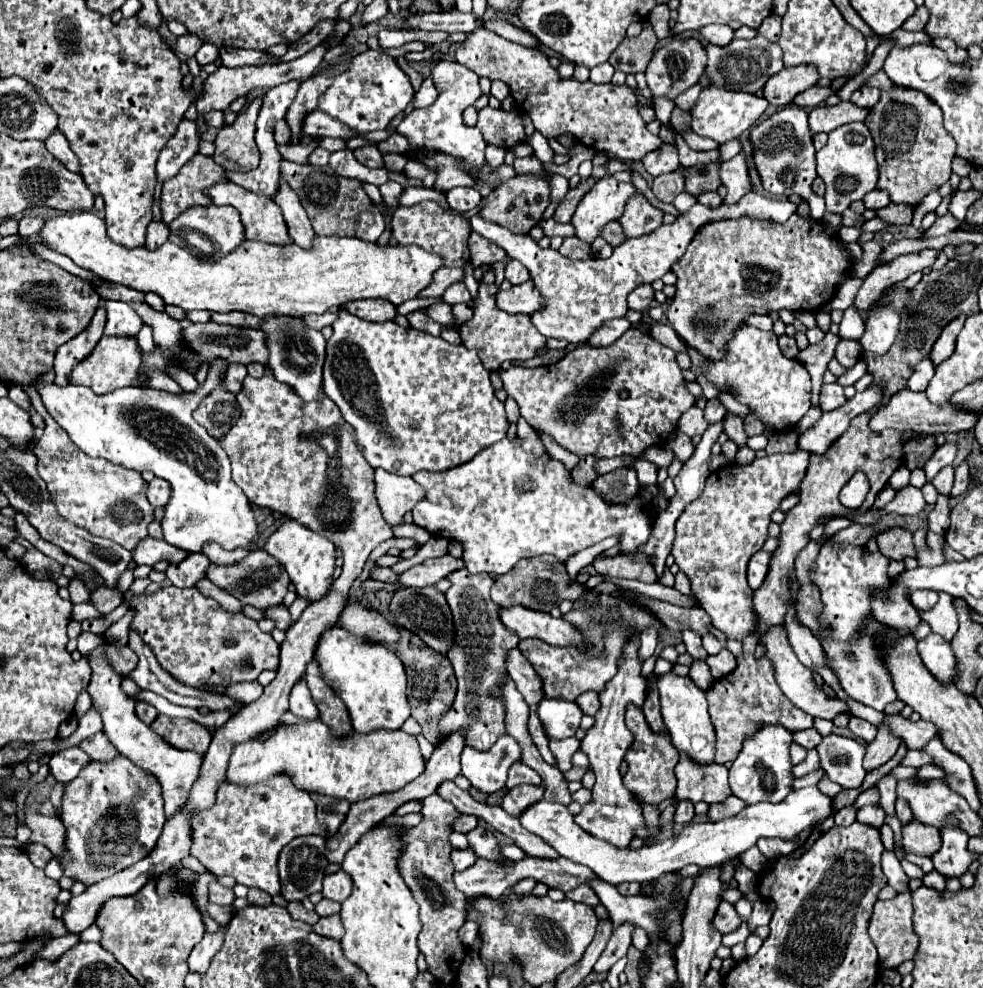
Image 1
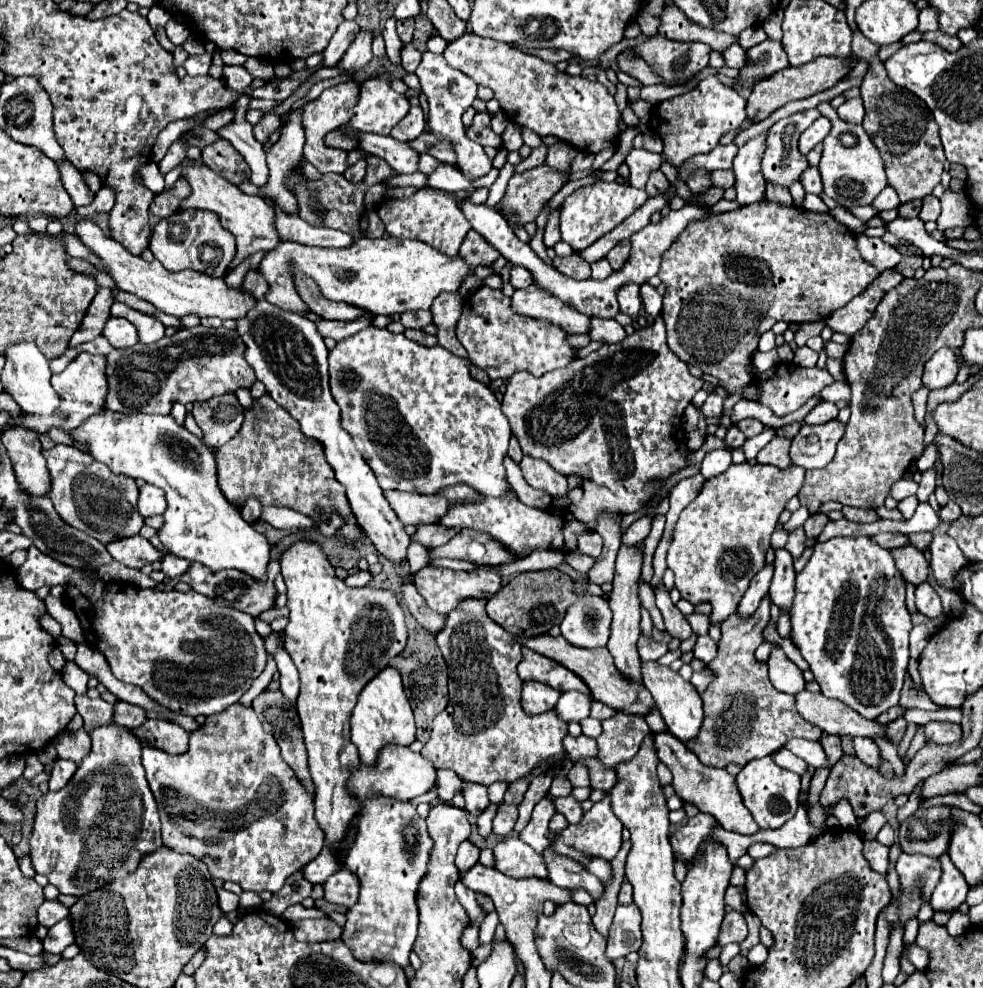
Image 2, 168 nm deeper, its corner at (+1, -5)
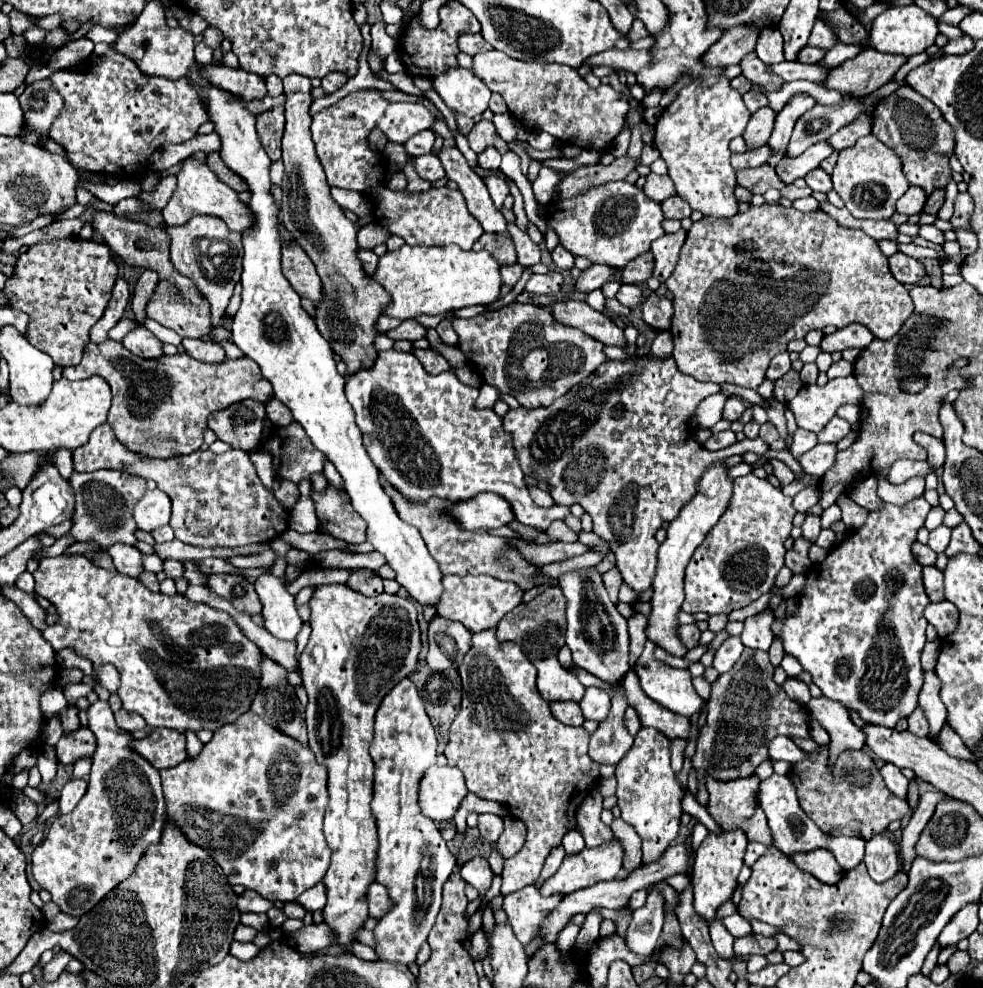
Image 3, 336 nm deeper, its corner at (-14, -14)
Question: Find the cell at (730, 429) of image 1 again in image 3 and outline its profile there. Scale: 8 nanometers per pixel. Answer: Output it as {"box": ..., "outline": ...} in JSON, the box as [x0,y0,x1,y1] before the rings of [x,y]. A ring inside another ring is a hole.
{"box":[665,205,913,389],"outline":[[[761,205],[761,207],[751,207],[747,213],[737,213],[729,219],[715,219],[715,217],[703,217],[701,221],[695,221],[687,233],[687,241],[681,249],[679,261],[675,265],[673,275],[665,281],[667,289],[675,295],[673,299],[673,319],[671,319],[671,335],[673,335],[673,357],[677,361],[677,367],[701,381],[711,381],[711,383],[739,383],[741,387],[755,389],[765,381],[767,367],[771,359],[787,349],[787,343],[791,339],[803,339],[807,331],[811,329],[823,329],[823,327],[847,327],[849,323],[861,323],[867,329],[875,333],[879,339],[891,339],[905,319],[913,313],[913,301],[909,297],[909,291],[905,289],[903,283],[899,283],[887,265],[887,257],[881,253],[879,245],[875,239],[865,235],[859,229],[849,229],[839,225],[835,219],[831,219],[827,213],[817,211],[817,213],[801,213],[795,207],[781,207],[781,205]]]}

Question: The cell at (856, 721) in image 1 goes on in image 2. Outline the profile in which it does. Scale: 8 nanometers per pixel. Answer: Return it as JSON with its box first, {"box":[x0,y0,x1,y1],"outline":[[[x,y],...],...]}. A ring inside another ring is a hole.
{"box":[854,738,882,768],"outline":[[[854,738],[854,748],[856,748],[856,756],[862,762],[866,762],[870,768],[880,768],[882,756],[876,742],[872,742],[870,738]]]}

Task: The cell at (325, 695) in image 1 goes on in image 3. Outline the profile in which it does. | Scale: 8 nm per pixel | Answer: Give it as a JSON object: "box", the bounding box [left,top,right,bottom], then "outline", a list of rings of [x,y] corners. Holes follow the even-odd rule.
{"box":[299,583,421,943],"outline":[[[341,583],[317,585],[309,601],[311,609],[311,637],[305,651],[299,655],[303,685],[309,695],[307,703],[307,729],[309,747],[315,753],[319,765],[327,767],[329,775],[329,805],[325,811],[323,833],[327,845],[331,847],[331,867],[323,879],[327,887],[327,905],[323,907],[325,923],[335,929],[337,943],[355,941],[357,929],[363,927],[367,919],[365,893],[369,883],[375,879],[375,857],[377,857],[377,829],[371,815],[373,799],[373,759],[369,755],[369,745],[373,741],[373,717],[381,699],[405,679],[417,665],[421,651],[421,631],[417,623],[417,609],[409,599],[399,595],[381,593],[377,597],[367,597]]]}

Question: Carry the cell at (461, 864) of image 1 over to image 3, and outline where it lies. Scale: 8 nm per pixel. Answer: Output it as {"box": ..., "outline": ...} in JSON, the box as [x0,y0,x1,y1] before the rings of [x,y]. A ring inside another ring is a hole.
{"box":[503,885,563,947],"outline":[[[527,885],[521,891],[503,897],[503,911],[509,917],[515,937],[527,947],[539,937],[539,927],[547,915],[561,903],[563,895],[541,895],[535,885]]]}

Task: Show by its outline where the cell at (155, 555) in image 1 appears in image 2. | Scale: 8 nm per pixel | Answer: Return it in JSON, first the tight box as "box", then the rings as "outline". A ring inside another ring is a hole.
{"box":[106,536,162,568],"outline":[[[130,536],[130,538],[120,538],[110,544],[106,544],[108,552],[112,554],[114,560],[128,568],[142,568],[146,564],[152,564],[154,560],[162,560],[162,554],[142,536]]]}

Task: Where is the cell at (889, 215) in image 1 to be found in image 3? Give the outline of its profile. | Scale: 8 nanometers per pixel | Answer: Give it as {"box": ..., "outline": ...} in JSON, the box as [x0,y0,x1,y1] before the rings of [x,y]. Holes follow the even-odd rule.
{"box":[923,191,945,215],"outline":[[[935,191],[935,193],[927,199],[923,211],[925,211],[925,213],[931,213],[931,215],[937,215],[939,209],[941,209],[941,205],[943,205],[943,201],[945,201],[945,191]]]}

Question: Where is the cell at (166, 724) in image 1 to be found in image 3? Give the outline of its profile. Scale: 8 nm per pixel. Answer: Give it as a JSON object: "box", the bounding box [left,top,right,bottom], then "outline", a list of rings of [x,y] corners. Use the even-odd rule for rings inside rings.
{"box":[133,729,189,769],"outline":[[[155,729],[145,739],[133,743],[133,749],[157,769],[175,767],[189,757],[185,733],[171,729]]]}

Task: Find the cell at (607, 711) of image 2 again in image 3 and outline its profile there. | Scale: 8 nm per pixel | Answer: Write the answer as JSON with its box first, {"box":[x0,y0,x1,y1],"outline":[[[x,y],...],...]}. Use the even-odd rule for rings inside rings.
{"box":[625,707,641,735],"outline":[[[627,707],[627,711],[625,711],[625,727],[627,727],[627,731],[629,731],[631,735],[639,733],[639,729],[641,729],[639,717],[637,717],[635,709],[631,709],[631,707]]]}

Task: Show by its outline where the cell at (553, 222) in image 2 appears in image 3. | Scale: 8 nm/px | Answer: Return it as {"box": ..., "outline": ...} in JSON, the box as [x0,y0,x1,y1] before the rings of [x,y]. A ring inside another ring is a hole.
{"box":[551,245,573,269],"outline":[[[557,245],[551,253],[553,257],[553,263],[559,267],[559,269],[571,269],[573,267],[573,255],[563,247],[563,245]]]}

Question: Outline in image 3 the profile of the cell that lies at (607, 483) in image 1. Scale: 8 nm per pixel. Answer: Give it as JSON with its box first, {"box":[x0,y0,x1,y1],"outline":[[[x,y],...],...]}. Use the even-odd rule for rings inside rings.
{"box":[603,567,623,603],"outline":[[[617,567],[609,569],[607,573],[603,573],[603,583],[605,583],[605,589],[607,589],[611,601],[617,603],[617,591],[619,591],[619,587],[621,587],[621,583],[623,583],[621,571],[619,571]]]}

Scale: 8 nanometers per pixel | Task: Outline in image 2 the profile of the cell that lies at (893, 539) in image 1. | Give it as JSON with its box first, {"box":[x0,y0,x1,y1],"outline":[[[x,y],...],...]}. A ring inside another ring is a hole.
{"box":[892,546,928,586],"outline":[[[914,546],[896,548],[896,550],[892,550],[892,556],[896,560],[896,568],[904,574],[904,578],[910,584],[918,586],[928,580],[928,560]]]}

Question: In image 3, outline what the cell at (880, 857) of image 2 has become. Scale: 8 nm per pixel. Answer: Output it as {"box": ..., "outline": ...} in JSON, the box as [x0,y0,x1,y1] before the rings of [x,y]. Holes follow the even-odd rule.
{"box":[865,835,899,881],"outline":[[[875,835],[873,839],[869,839],[865,851],[865,865],[873,881],[889,881],[899,871],[899,857],[893,843],[883,835]]]}

